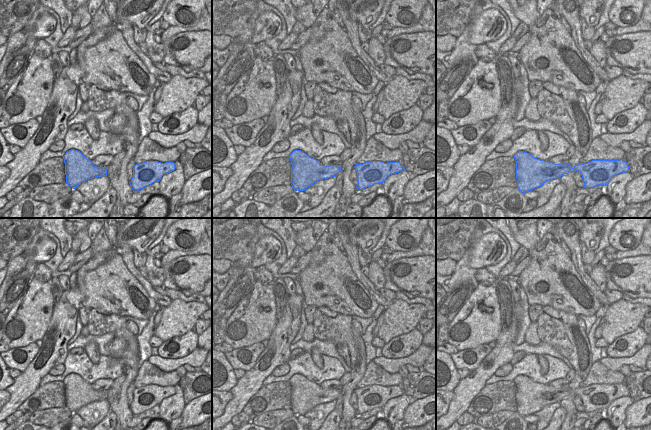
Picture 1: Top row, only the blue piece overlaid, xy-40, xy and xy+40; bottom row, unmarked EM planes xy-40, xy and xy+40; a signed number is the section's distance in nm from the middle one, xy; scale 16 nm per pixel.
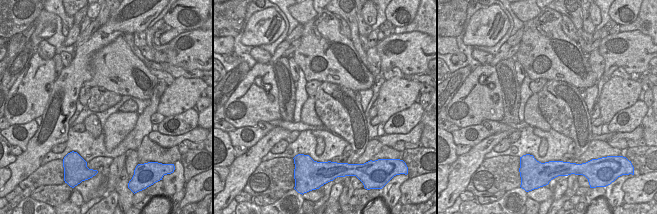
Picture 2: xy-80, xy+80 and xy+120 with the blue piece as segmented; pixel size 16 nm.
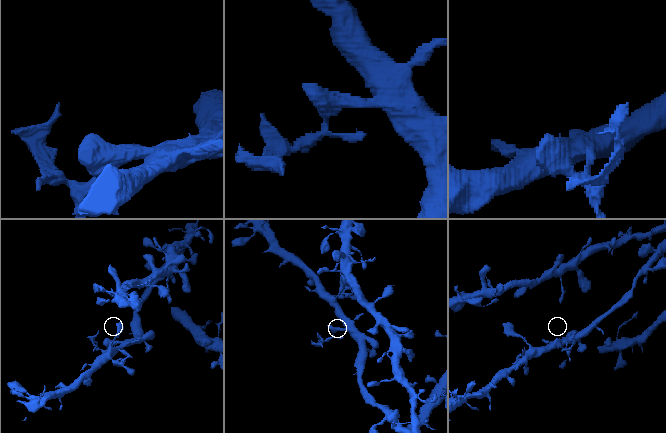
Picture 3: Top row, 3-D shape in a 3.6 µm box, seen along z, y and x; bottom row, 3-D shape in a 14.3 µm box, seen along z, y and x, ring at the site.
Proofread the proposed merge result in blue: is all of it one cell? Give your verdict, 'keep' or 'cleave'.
cleave

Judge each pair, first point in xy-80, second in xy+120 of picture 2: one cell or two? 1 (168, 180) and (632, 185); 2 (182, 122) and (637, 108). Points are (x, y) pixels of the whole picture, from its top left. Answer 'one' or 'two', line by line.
1: two
2: one

